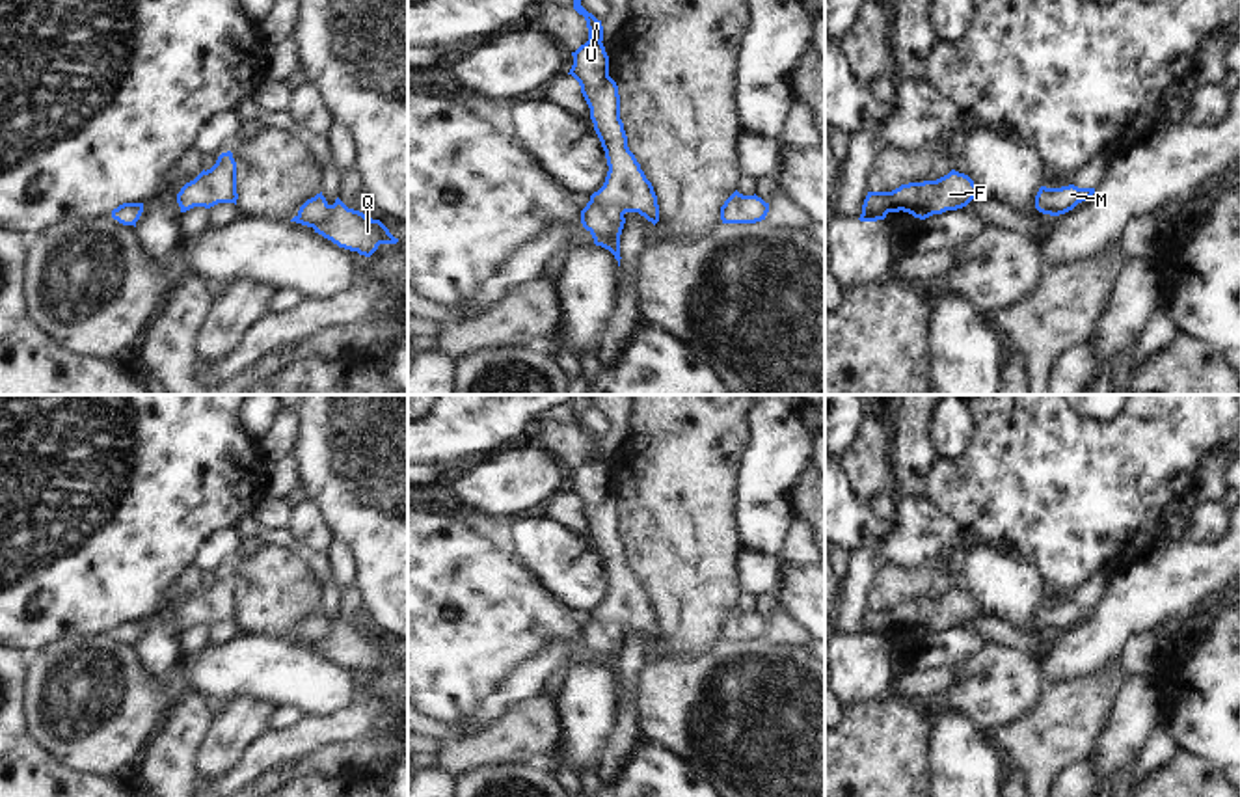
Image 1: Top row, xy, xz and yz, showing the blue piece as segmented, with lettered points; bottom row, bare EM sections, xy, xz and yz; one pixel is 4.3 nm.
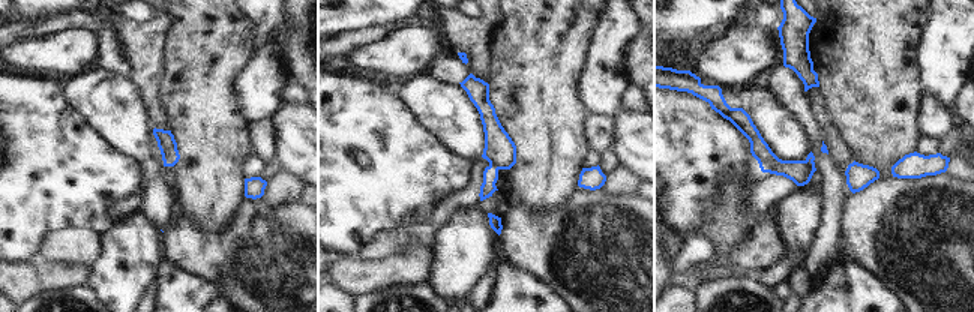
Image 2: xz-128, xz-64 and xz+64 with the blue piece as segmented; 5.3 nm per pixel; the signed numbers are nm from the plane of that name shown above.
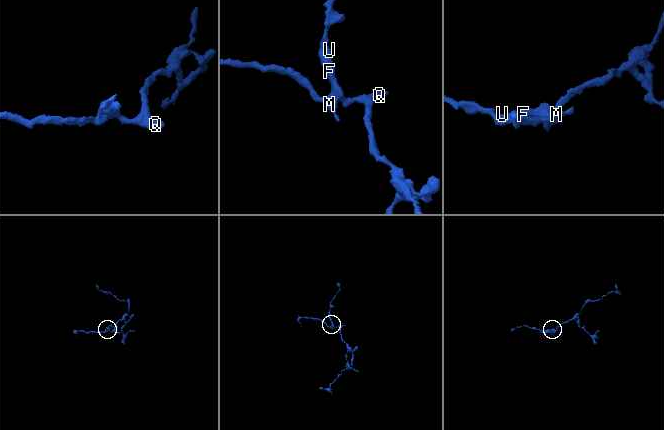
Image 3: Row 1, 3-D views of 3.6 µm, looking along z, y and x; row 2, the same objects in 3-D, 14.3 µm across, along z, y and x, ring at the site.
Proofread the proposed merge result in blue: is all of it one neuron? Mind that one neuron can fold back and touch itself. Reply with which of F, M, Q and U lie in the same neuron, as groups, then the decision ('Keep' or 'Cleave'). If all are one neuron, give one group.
Groups: F M Q U. Keep

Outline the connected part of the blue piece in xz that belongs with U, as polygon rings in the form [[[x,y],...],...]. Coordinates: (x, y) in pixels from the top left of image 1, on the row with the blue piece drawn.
[[[573,0],[573,9],[586,20],[588,41],[572,52],[573,65],[568,74],[581,86],[609,166],[603,186],[590,196],[590,201],[581,210],[581,223],[592,235],[594,244],[609,250],[620,266],[624,214],[639,212],[655,225],[659,222],[659,205],[652,182],[627,147],[620,119],[618,86],[609,76],[609,56],[601,43],[601,20],[588,13],[581,0]]]

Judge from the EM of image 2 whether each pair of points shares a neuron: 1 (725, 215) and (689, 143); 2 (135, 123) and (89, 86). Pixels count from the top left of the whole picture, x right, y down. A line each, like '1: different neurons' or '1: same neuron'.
1: different neurons
2: same neuron

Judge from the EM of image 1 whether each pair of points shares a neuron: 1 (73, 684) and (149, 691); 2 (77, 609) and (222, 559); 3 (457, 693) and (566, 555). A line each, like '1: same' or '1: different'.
1: same
2: different
3: different

